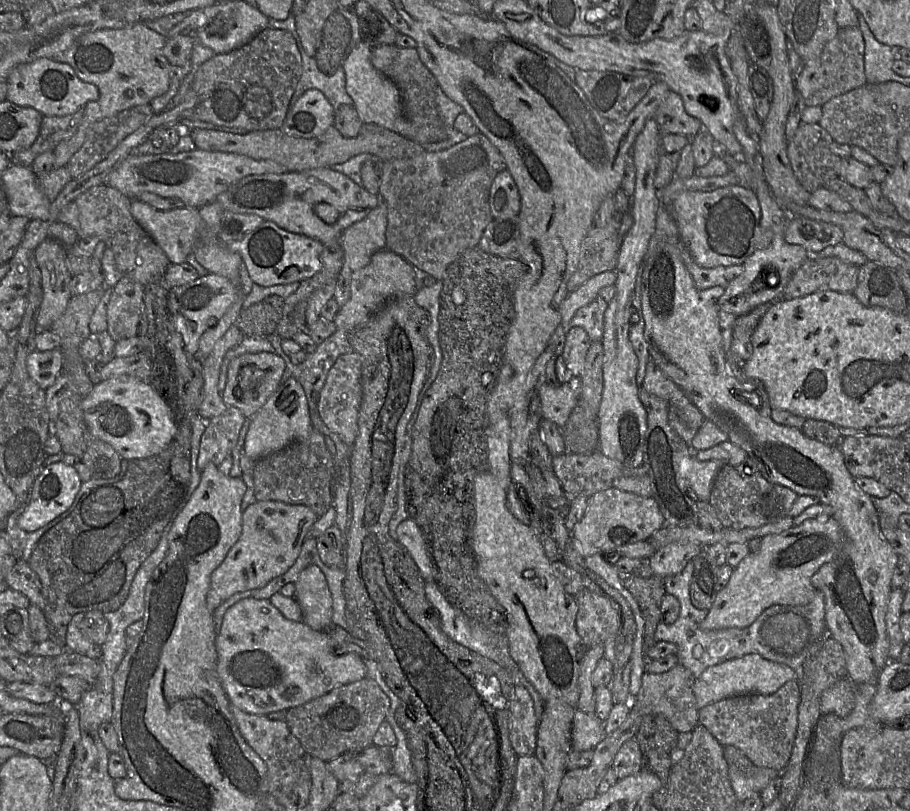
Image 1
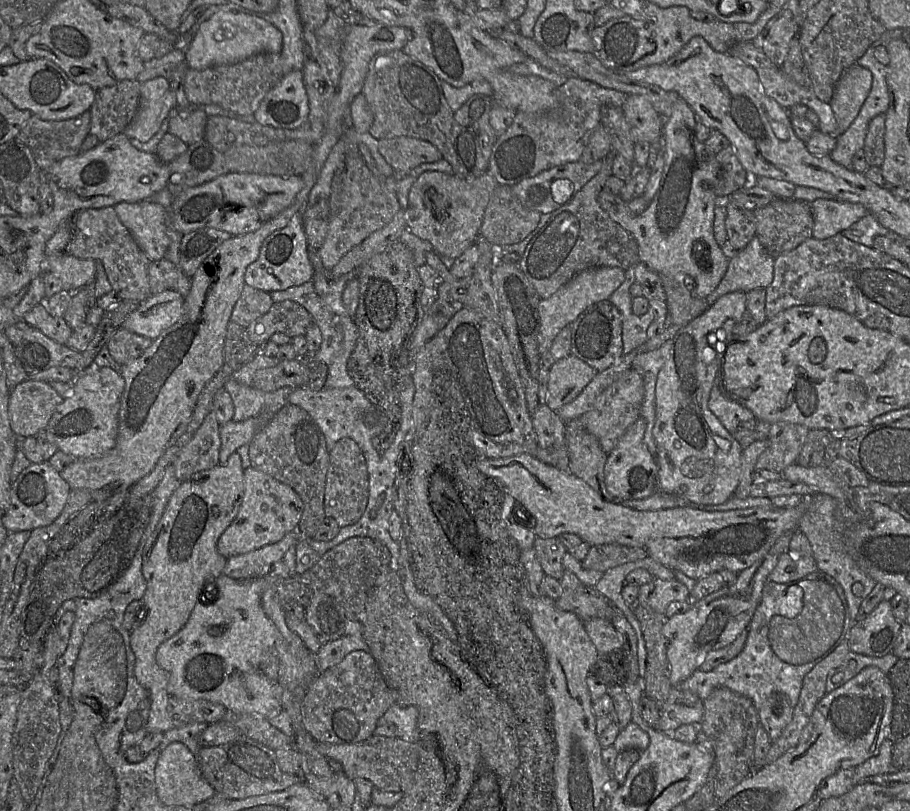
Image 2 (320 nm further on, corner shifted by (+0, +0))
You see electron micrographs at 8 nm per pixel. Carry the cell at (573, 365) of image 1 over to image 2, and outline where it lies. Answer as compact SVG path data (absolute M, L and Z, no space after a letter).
M609 299L589 306L576 318L571 326L571 354L587 363L597 372L611 367L623 355L622 315Z

